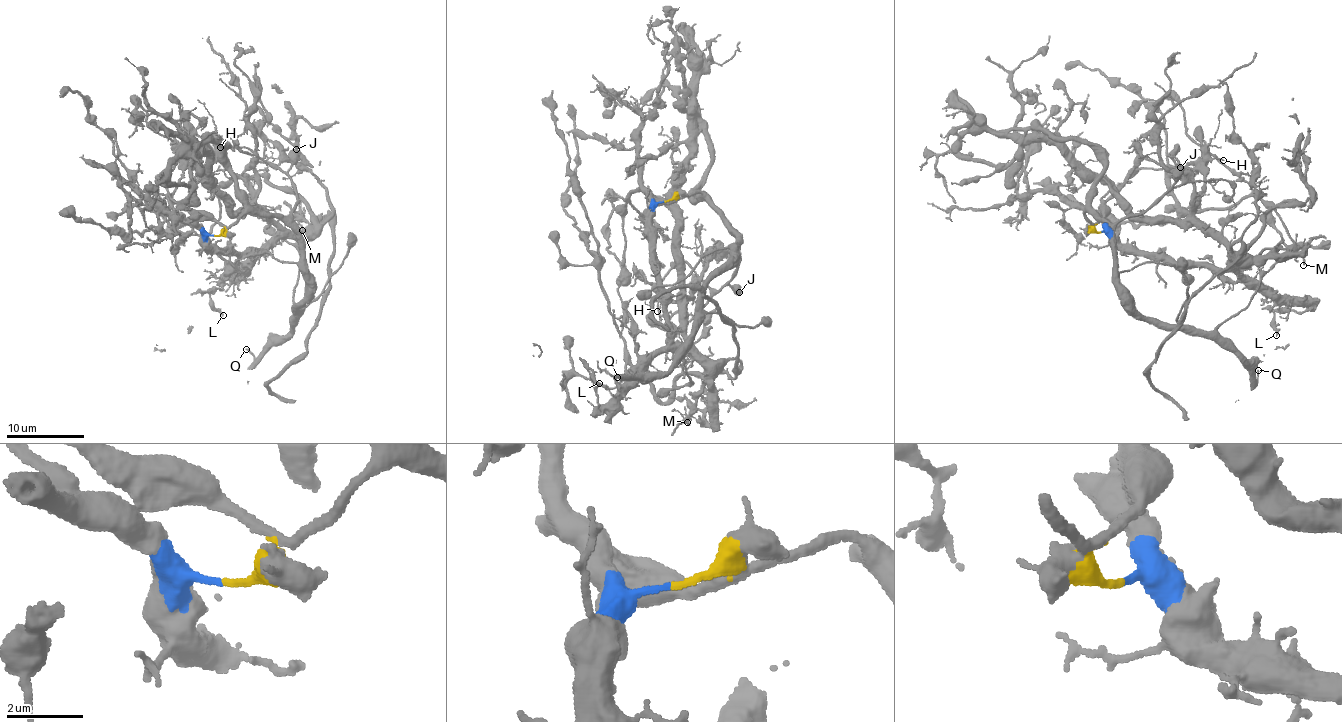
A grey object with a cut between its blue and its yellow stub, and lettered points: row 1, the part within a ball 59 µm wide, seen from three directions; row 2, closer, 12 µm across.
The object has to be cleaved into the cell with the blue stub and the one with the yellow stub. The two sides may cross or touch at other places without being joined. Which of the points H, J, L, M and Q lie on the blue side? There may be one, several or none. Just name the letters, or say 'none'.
H, L, M

